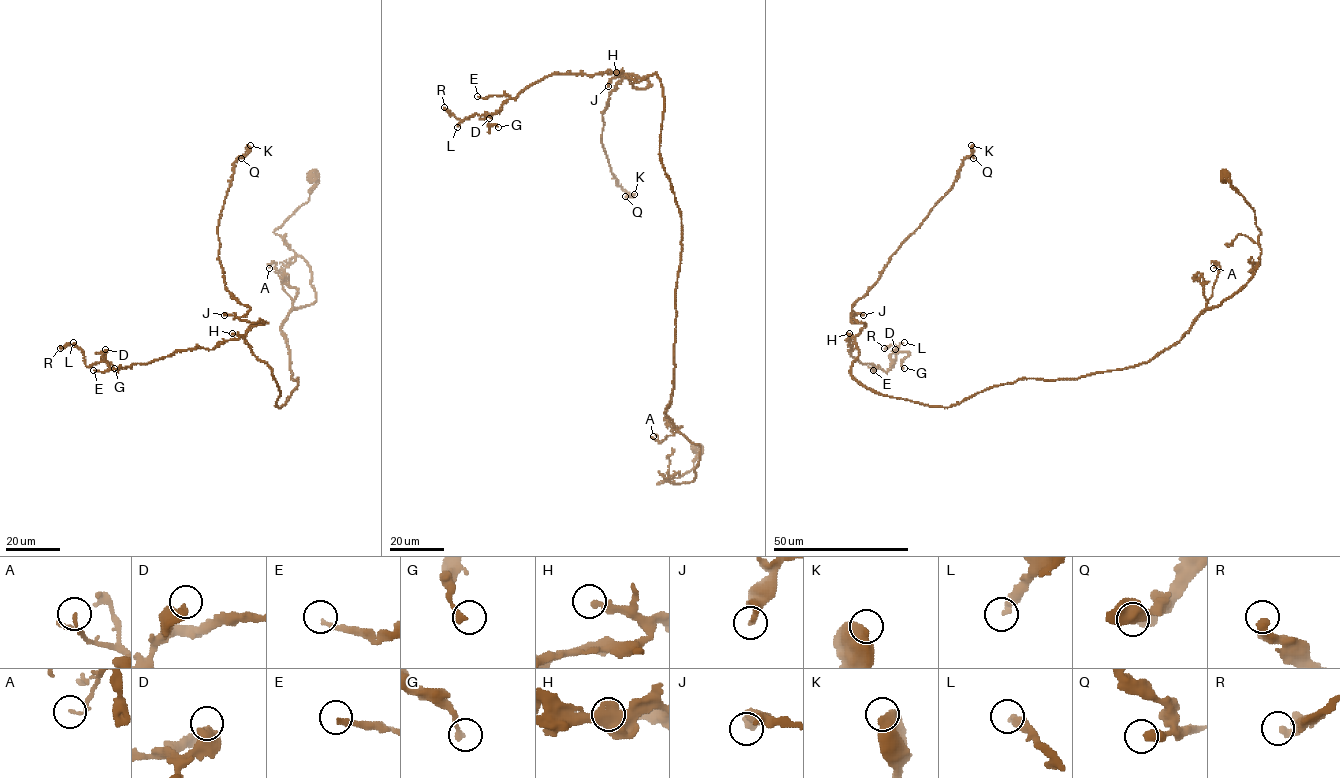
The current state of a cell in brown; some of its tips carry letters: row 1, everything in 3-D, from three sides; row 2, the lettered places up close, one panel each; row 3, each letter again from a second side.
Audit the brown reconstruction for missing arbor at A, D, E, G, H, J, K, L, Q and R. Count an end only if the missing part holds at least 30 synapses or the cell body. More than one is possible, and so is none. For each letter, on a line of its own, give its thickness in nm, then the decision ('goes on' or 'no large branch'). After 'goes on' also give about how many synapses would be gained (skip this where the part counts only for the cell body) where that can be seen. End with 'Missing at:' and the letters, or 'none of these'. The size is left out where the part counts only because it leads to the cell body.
A: calibre 130 nm; no large branch
D: calibre 460 nm; no large branch
E: calibre 200 nm; goes on; 90 synapses
G: calibre 220 nm; no large branch
H: calibre 280 nm; no large branch
J: calibre 380 nm; no large branch
K: calibre 650 nm; no large branch
L: calibre 340 nm; no large branch
Q: calibre 440 nm; no large branch
R: calibre 360 nm; no large branch
Missing at: E

